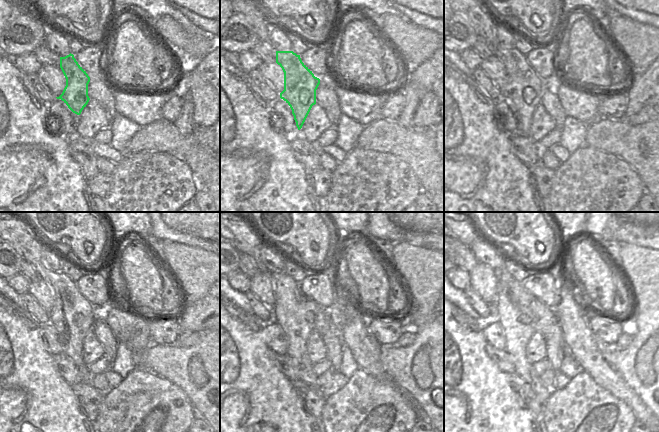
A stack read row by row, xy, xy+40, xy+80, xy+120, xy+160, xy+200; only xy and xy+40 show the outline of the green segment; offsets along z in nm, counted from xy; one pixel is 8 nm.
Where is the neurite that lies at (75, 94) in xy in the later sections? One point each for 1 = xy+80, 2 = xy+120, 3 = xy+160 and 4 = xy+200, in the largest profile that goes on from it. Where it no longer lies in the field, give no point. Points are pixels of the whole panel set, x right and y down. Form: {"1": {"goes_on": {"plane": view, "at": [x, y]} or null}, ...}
{"1": {"goes_on": {"plane": "xy+80", "at": [523, 90]}}, "2": {"goes_on": {"plane": "xy+120", "at": [73, 315]}}, "3": {"goes_on": {"plane": "xy+160", "at": [289, 311]}}, "4": {"goes_on": {"plane": "xy+200", "at": [518, 334]}}}

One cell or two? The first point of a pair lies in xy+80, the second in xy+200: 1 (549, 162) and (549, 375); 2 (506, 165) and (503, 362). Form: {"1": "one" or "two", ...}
{"1": "one", "2": "two"}

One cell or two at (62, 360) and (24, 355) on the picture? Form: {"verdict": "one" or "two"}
{"verdict": "two"}

